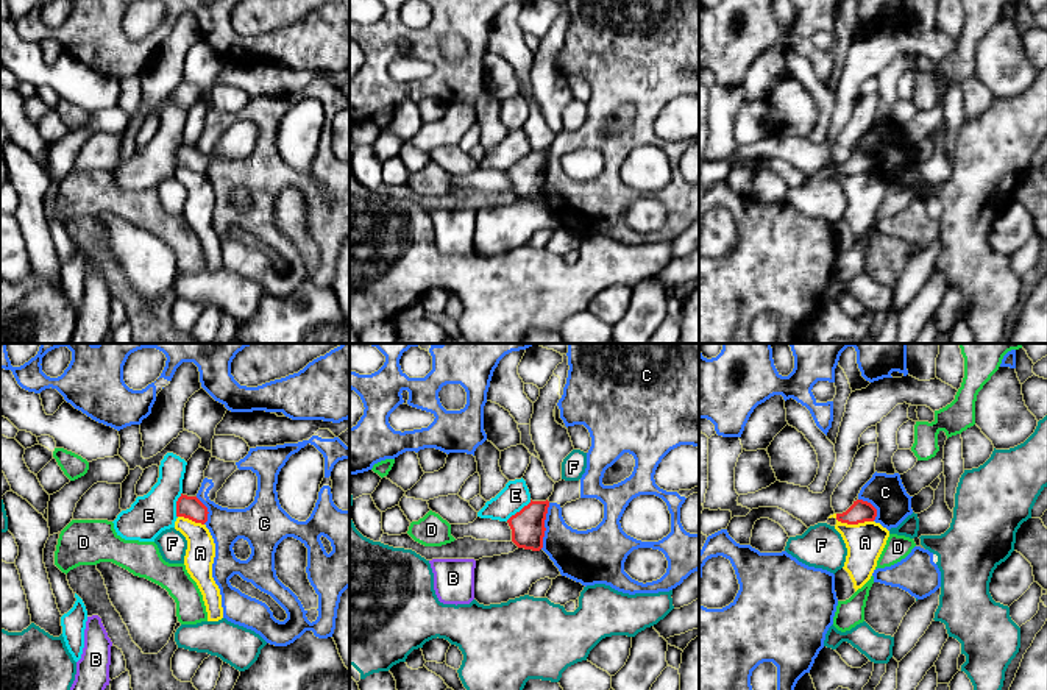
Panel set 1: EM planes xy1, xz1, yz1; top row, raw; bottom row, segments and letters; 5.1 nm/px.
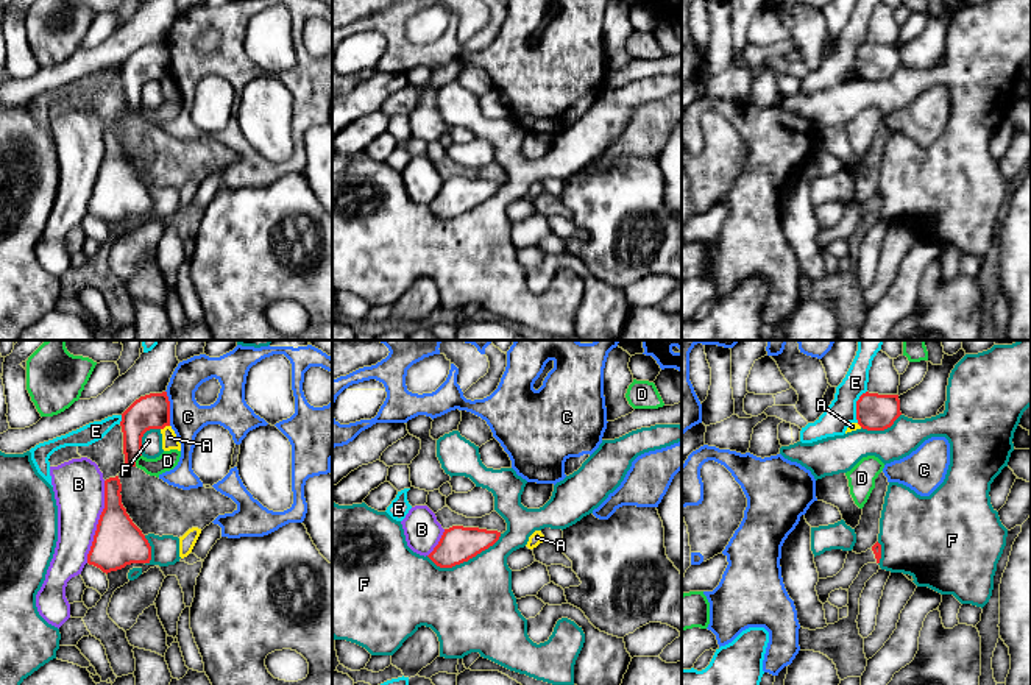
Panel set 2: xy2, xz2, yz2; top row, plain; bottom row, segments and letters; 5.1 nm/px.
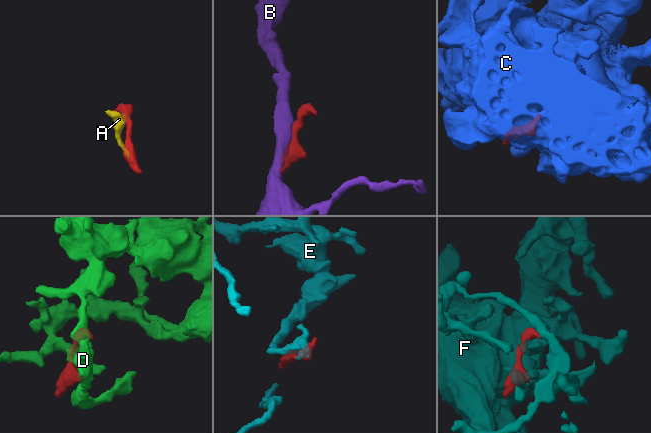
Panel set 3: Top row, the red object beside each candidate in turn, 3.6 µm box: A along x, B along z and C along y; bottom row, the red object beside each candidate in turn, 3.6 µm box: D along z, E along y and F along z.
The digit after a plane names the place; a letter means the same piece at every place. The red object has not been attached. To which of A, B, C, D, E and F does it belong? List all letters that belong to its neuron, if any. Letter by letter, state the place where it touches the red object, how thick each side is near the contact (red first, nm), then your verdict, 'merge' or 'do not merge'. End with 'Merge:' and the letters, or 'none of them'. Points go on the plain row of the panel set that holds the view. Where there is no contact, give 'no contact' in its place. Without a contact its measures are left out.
A: yz1 (852, 174) | 110/200 nm | do not merge
B: xy2 (99, 172) | 260/260 nm | do not merge
C: xz1 (543, 177) | 180/260 nm | do not merge
D: xy2 (134, 111) | 170/100 nm | do not merge
E: yz2 (857, 56) | 190/150 nm | do not merge
F: xz2 (464, 211) | 190/460 nm | do not merge
Merge: none of them

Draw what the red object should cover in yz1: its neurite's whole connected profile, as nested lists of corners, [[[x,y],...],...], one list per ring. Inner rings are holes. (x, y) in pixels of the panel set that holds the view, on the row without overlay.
[[[863,150],[854,151],[854,155],[843,164],[836,164],[836,170],[847,175],[858,175],[864,172],[874,172],[877,159]]]

